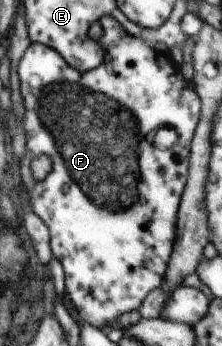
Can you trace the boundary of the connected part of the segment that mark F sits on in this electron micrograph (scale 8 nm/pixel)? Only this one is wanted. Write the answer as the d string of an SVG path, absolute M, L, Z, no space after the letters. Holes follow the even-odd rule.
M111 16L101 18L99 26L101 26L101 36L96 42L99 42L101 48L105 50L105 56L103 56L103 62L99 66L88 72L74 70L67 63L64 63L64 59L55 50L43 46L43 44L30 42L23 56L21 56L17 65L17 75L20 84L19 92L25 110L22 116L23 130L25 130L23 132L25 148L23 148L18 172L21 183L29 194L29 202L31 202L33 212L43 220L43 224L47 228L51 256L60 263L63 271L65 296L69 298L69 302L73 304L73 308L83 322L95 326L97 330L103 330L109 322L117 320L117 317L121 314L131 312L131 310L138 311L141 302L148 297L148 294L160 288L161 282L165 282L165 270L168 270L169 262L172 261L172 253L179 233L177 214L179 213L180 198L183 196L184 187L187 185L189 177L189 146L190 142L193 141L193 134L200 118L201 106L199 96L195 94L191 84L183 80L179 69L173 64L168 53L155 51L153 46L148 45L143 40L127 36L125 30L119 26L119 22L115 22ZM165 121L169 126L175 126L177 142L171 148L157 150L149 142L149 137L157 130L159 124ZM37 156L47 156L49 162L51 162L51 170L43 180L35 180L29 169L31 160L37 158Z

